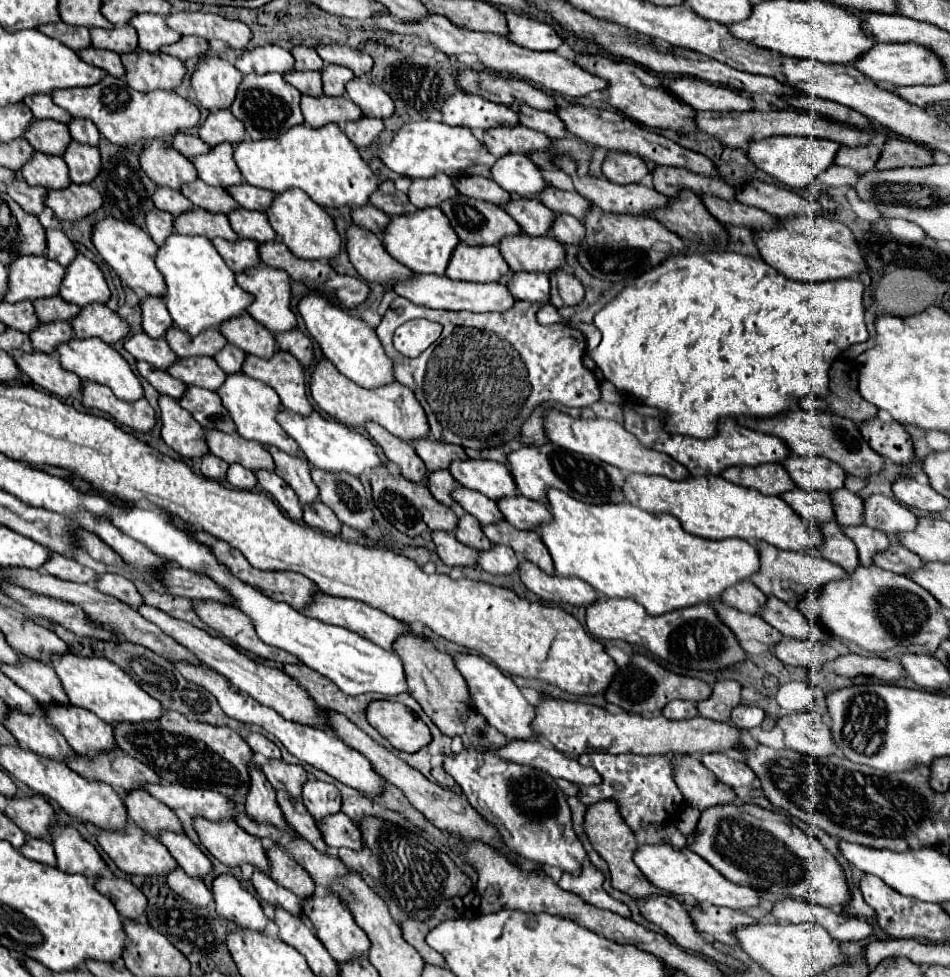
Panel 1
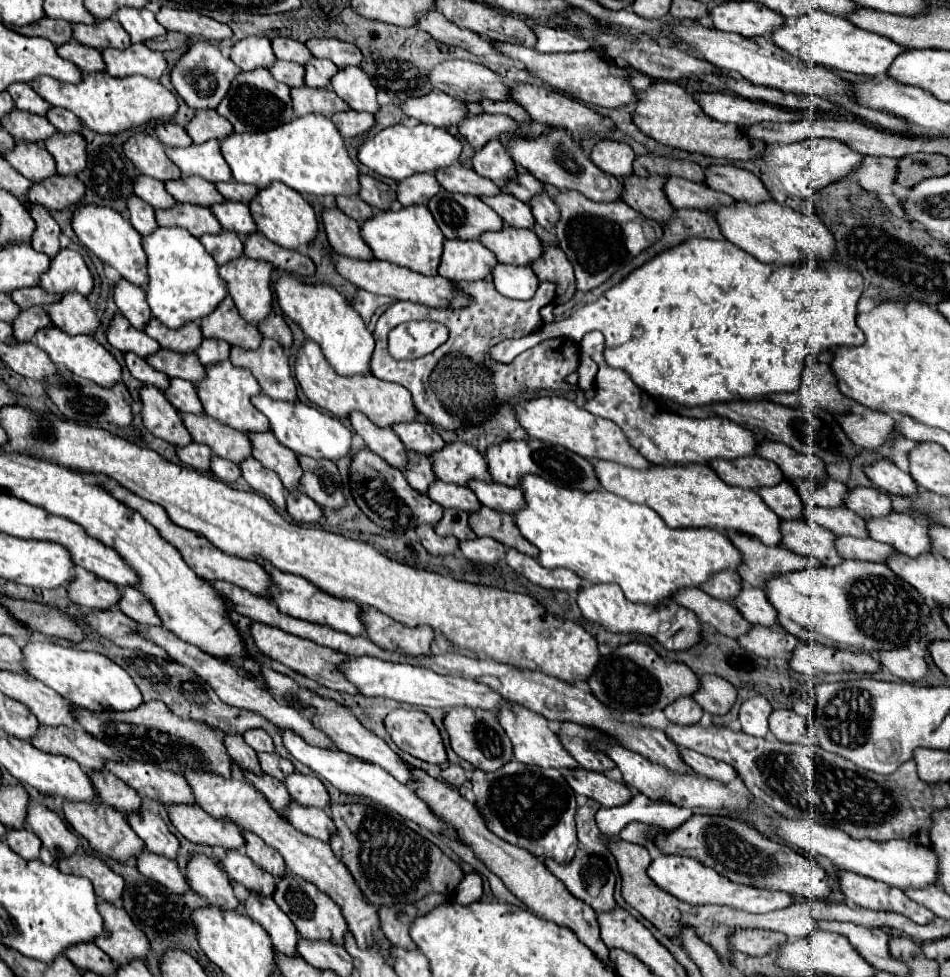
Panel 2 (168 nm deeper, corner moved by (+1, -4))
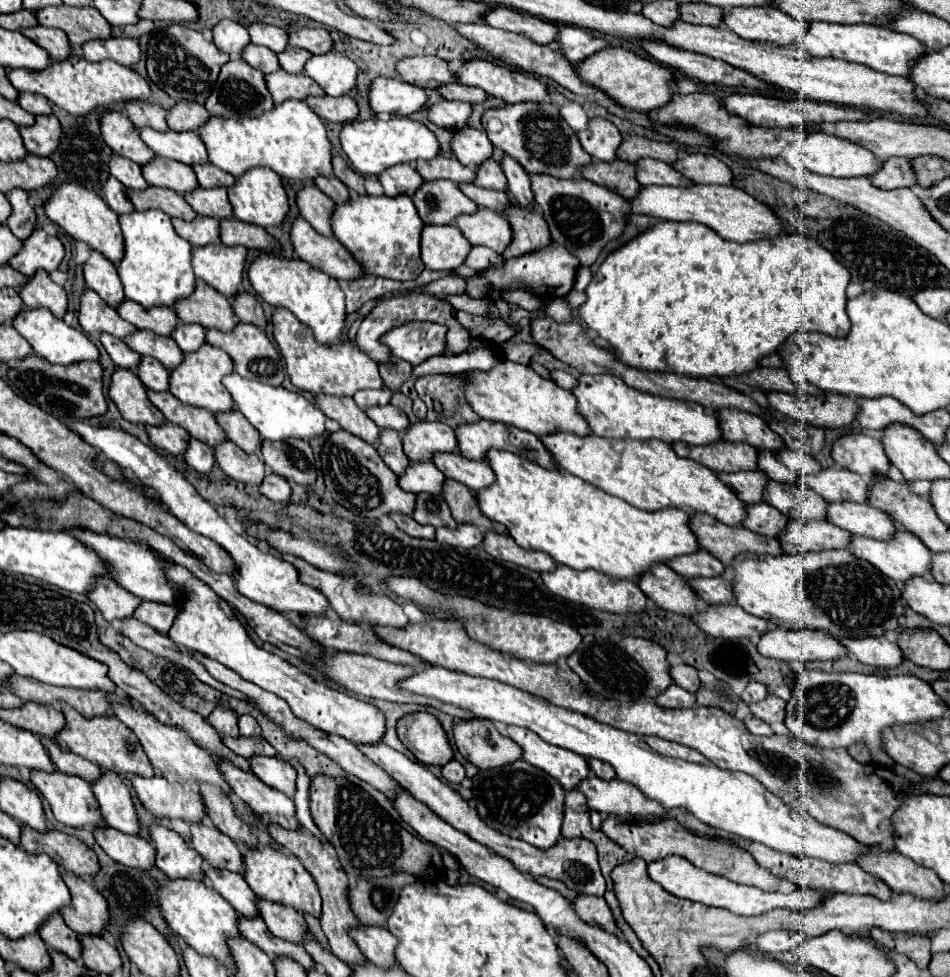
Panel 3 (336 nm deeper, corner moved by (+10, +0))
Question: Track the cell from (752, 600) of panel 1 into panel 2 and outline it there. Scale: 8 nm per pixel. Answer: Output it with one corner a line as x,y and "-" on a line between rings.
731,569
731,571
721,571
719,575
715,575
701,589
715,599
733,601
739,595
739,591
743,589
743,581
741,581
739,573

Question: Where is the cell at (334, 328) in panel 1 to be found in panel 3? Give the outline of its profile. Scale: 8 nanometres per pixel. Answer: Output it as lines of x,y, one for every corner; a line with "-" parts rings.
262,253
248,267
248,279
254,291
272,307
290,309
304,325
308,325
320,343
334,343
344,329
344,293
338,281
314,265
298,257
280,257

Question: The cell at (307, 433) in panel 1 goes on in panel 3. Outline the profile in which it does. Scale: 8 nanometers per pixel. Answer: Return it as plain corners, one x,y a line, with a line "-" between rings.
236,373
226,375
222,383
230,391
238,411
252,423
252,427
262,435
262,439
284,441
284,439
296,437
296,439
308,441
310,437
318,437
326,433
326,427
324,427
326,415
314,403
306,401
300,393
292,393
292,391
286,391
284,387
272,387
252,379
242,379

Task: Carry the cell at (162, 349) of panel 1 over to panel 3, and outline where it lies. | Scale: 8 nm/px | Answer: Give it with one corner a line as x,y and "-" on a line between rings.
86,289
80,297
78,321
86,333
106,331
120,339
130,335
132,331
136,331
136,327
132,327
128,321
120,319
118,313
108,303
104,303
104,299
98,293
94,293
92,289

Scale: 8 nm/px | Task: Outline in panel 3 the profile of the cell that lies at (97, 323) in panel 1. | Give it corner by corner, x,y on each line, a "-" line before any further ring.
36,271
28,279
28,287
20,289
20,299
28,309
34,307
48,307
54,317
62,319
66,309
68,309
68,299
66,293
60,285
56,285
46,271

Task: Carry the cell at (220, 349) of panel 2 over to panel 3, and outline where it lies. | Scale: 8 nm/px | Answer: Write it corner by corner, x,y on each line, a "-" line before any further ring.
180,323
180,327
176,327
176,331
170,337
176,341
176,345
184,353
196,351
206,341
204,339
204,327
200,327
198,323

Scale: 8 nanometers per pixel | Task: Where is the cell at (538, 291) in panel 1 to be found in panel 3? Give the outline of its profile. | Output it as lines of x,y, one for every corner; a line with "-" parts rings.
474,245
474,247
470,249
470,253
466,255
464,263
466,263
468,267
472,267
474,271
482,271
482,269
486,269
486,267
498,267
498,265
502,265
504,259
502,259
498,253
494,253
492,249
484,247
484,245

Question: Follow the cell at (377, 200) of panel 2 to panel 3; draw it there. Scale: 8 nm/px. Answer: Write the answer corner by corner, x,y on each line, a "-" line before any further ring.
334,155
332,167
334,167
334,175
336,175
348,189
356,191
358,195
364,195
364,193
366,193
366,191
364,191
364,177
362,177
360,173
352,171
352,169
348,167
348,163
346,163
340,155

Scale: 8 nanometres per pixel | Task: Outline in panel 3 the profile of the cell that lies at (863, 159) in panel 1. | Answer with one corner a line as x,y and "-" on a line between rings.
892,157
882,163
882,169
870,177
870,181
880,189
898,189
898,187
914,187
916,175
912,171
912,163
904,157

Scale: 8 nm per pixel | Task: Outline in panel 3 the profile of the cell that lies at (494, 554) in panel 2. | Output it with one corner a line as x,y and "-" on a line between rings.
458,525
456,529
438,527
436,529
436,541
452,547
478,547
484,539
484,533
474,525

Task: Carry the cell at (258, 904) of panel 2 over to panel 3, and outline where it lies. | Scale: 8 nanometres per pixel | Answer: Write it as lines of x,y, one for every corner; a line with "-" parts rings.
208,863
202,865
204,875
212,881
212,887
242,915
256,917
258,907
256,907
256,895
252,889
248,889
248,883
240,873
232,873
226,869
216,869
208,867

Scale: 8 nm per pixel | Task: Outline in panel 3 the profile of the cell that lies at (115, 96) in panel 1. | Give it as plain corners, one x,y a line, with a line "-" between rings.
70,55
64,61
52,61
42,71
30,71
30,69
12,69
8,71
10,83
18,91
30,91
40,93
54,105
66,109
72,115
86,115
96,107
108,107
118,101
128,99
140,99
146,101
150,97
150,87
144,77
140,77
130,67
124,67
112,59
104,59
100,63
90,63
82,55

